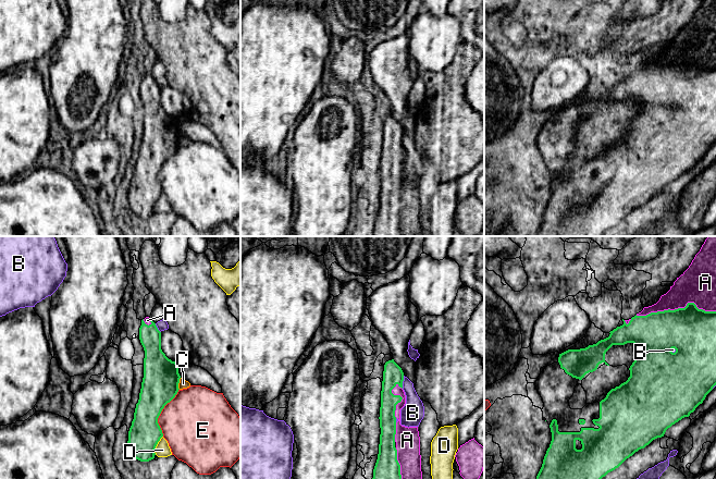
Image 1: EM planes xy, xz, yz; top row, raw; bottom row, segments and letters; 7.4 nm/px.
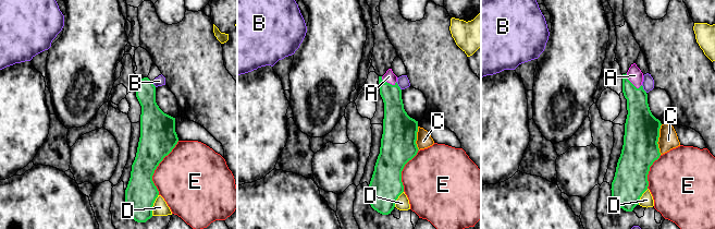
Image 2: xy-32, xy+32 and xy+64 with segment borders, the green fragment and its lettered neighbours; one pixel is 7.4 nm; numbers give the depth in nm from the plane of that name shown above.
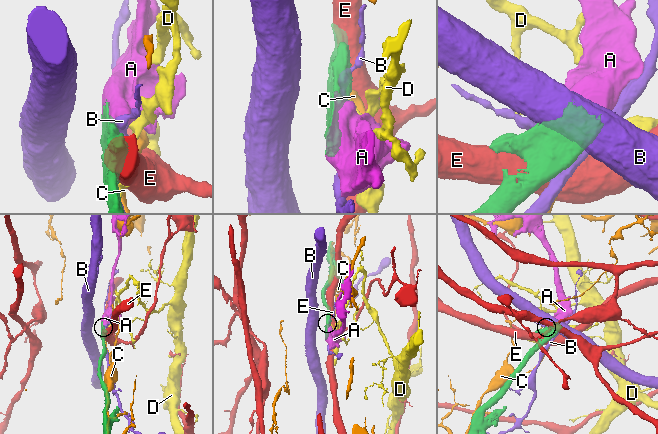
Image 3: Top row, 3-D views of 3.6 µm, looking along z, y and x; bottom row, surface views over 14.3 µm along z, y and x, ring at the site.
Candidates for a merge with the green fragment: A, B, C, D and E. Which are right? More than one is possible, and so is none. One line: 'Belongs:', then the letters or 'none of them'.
Belongs: A

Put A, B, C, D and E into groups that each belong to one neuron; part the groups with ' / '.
A / B / C / D / E

